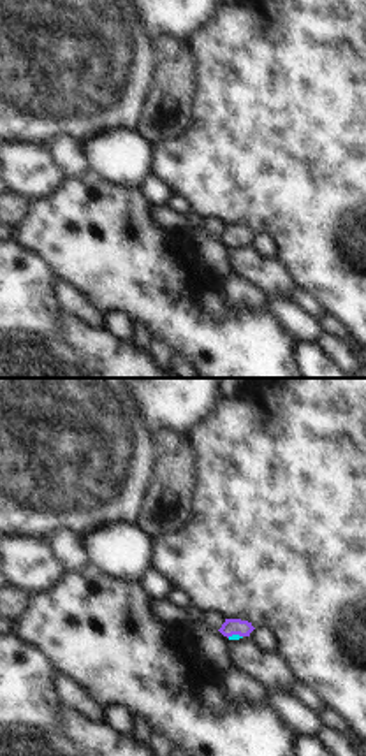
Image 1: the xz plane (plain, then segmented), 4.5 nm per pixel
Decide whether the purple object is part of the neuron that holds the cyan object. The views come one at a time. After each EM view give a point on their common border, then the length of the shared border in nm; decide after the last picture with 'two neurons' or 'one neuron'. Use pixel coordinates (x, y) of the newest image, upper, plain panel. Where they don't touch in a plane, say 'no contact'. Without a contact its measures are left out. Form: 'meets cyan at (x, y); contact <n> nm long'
meets cyan at (234, 241); contact 70 nm long

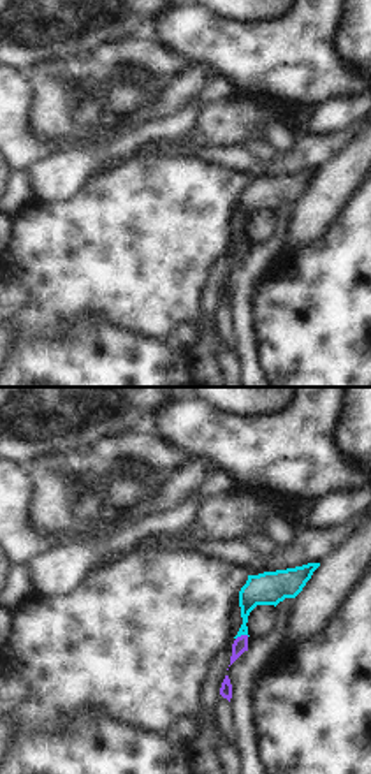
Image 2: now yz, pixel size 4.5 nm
meets cyan at (241, 240); contact 70 nm long

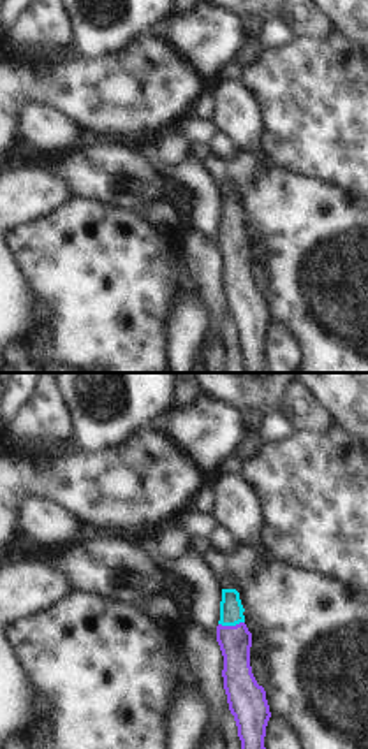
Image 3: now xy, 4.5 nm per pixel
meets cyan at (231, 231); contact 120 nm long

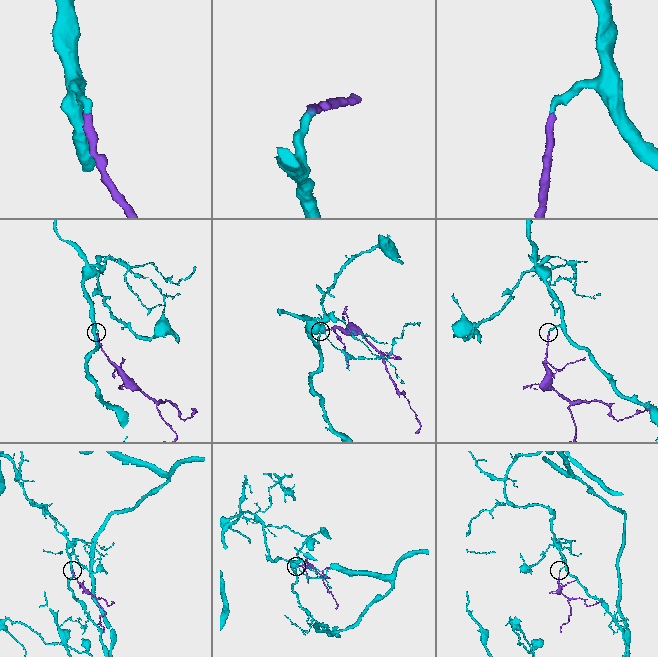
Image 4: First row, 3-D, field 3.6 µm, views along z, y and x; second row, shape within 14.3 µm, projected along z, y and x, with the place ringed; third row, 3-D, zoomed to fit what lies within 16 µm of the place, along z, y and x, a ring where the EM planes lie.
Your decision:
one neuron

